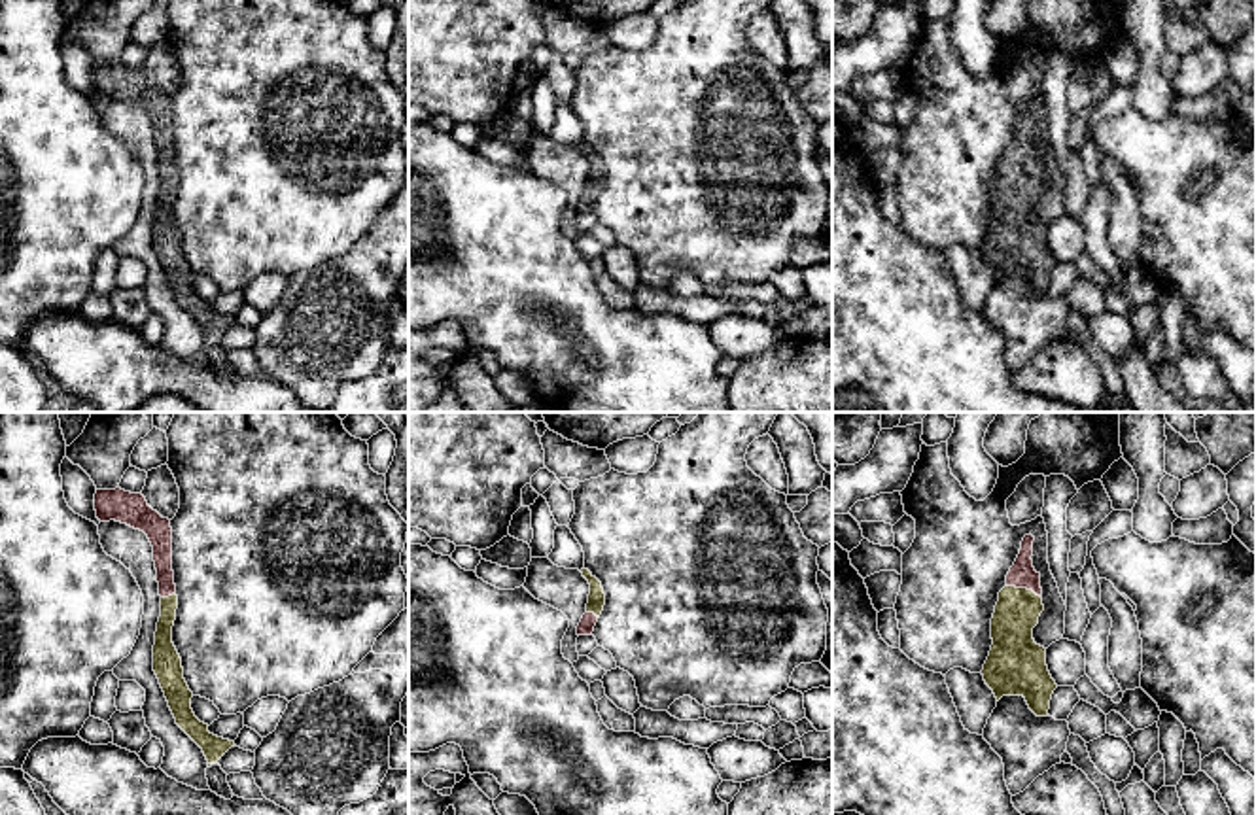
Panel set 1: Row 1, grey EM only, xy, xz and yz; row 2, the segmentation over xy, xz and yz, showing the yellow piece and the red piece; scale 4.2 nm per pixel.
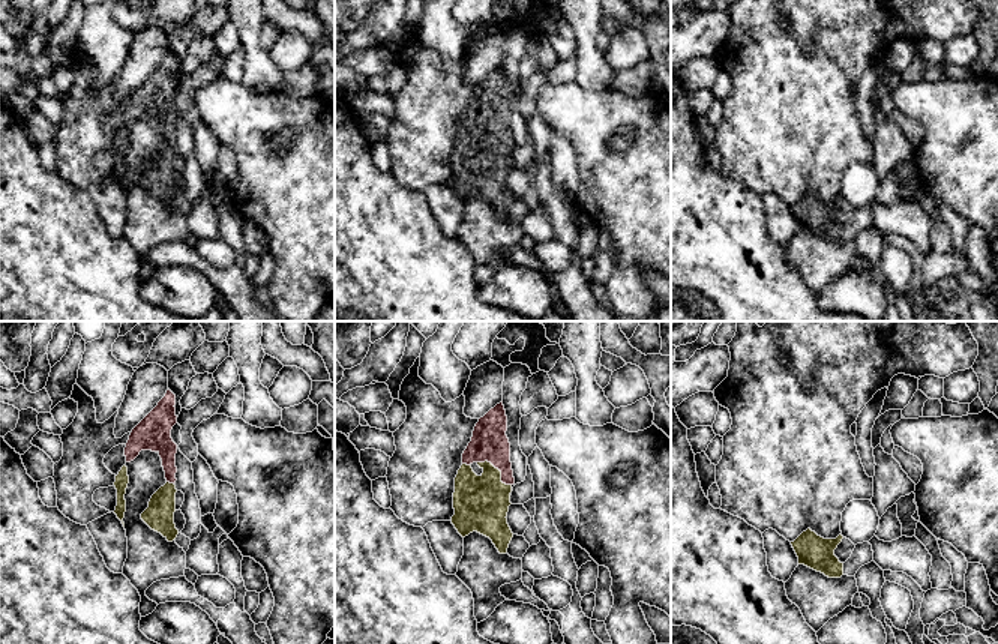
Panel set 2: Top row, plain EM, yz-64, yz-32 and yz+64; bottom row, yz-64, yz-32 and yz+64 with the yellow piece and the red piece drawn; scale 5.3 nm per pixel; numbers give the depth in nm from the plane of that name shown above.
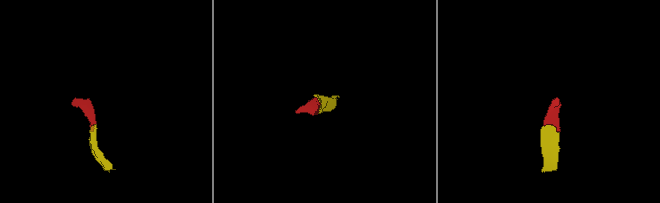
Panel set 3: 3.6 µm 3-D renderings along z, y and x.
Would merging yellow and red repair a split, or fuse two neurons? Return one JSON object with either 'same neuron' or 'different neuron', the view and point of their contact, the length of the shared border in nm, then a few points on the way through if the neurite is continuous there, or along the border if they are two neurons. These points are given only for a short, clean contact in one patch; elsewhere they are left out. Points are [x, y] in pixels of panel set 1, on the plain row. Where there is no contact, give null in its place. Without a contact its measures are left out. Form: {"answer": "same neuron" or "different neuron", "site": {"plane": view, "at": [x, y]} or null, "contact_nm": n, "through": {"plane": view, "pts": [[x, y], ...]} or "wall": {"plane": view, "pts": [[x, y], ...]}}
{"answer": "same neuron", "site": {"plane": "yz", "at": [1024, 165]}, "contact_nm": 150, "through": {"plane": "yz", "pts": [[1016, 190], [1024, 165], [1022, 150]]}}

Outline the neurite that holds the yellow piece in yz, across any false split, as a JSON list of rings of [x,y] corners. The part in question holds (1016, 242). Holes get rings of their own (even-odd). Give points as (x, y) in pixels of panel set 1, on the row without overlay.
[[[1021,117],[1020,130],[1006,151],[1006,163],[991,195],[991,227],[982,251],[997,278],[1003,272],[1023,272],[1037,293],[1048,293],[1057,265],[1046,242],[1046,225],[1033,216],[1033,204],[1044,187],[1040,149],[1033,144],[1033,117]]]

